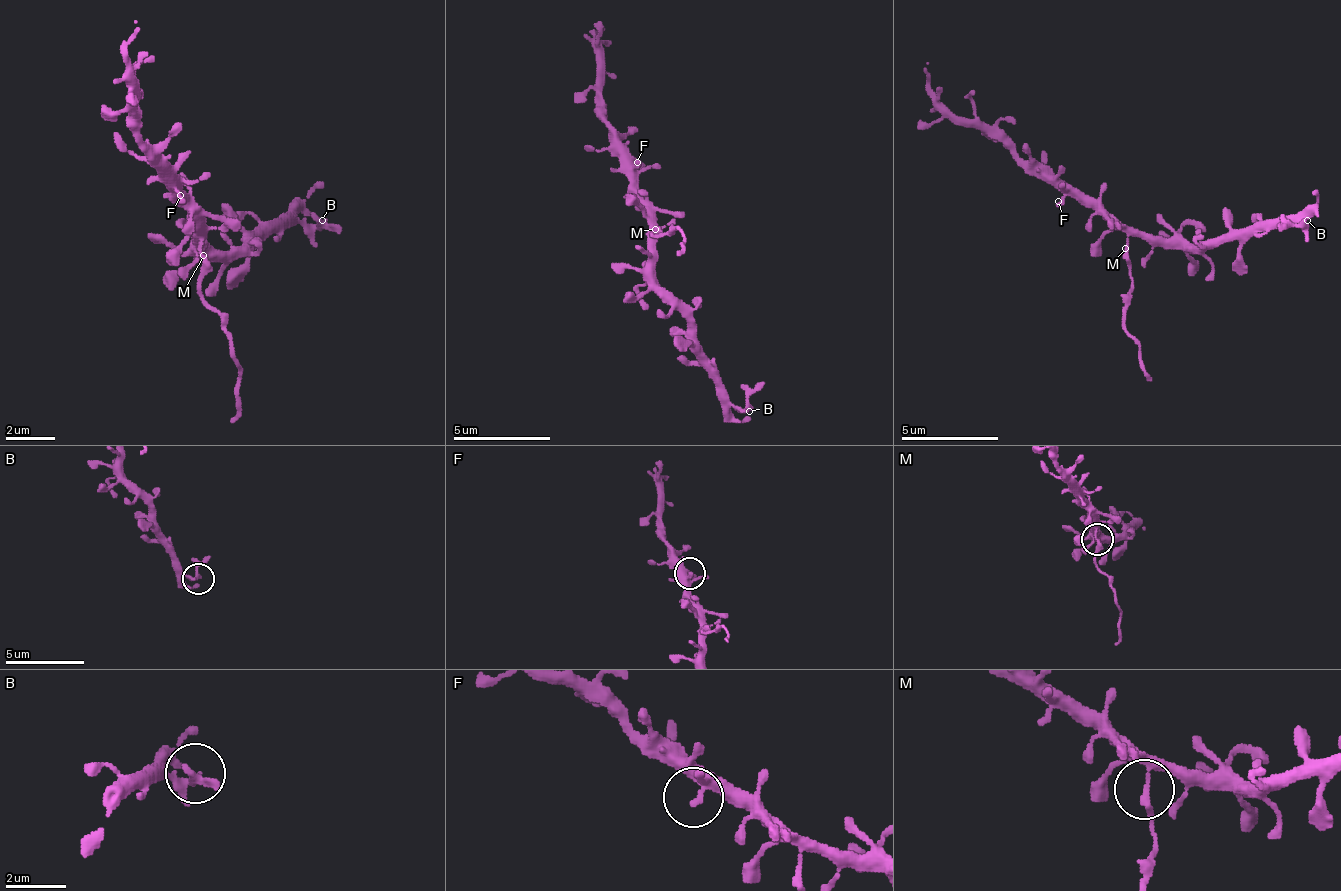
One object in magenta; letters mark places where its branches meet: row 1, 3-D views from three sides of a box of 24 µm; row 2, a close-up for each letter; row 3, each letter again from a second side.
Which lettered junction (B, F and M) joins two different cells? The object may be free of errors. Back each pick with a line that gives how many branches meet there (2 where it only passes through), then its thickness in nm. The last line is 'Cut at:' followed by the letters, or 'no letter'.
M: Branches: 3. Thickness 170 nm
Cut at: M

